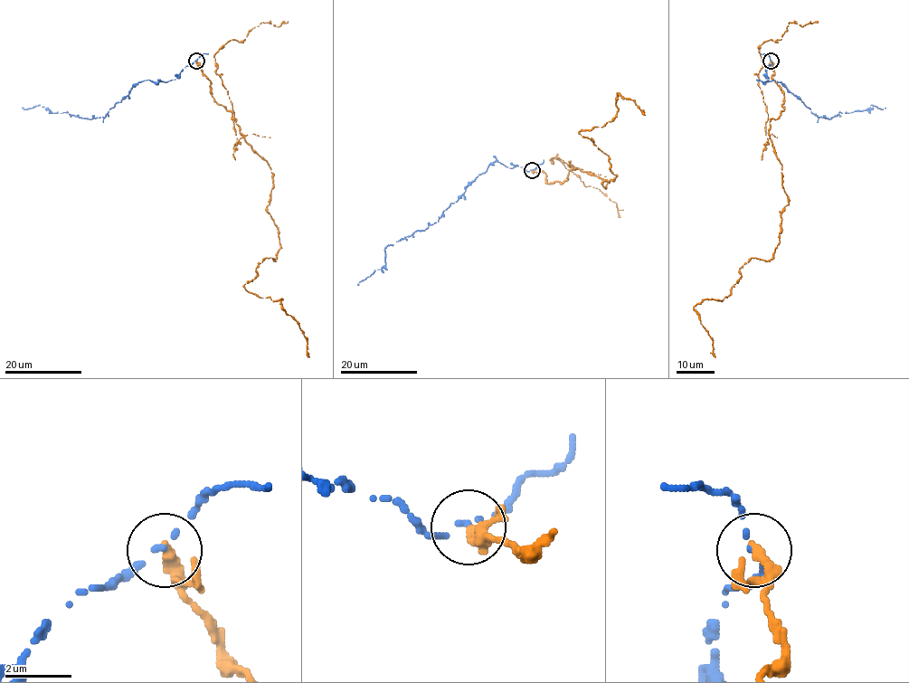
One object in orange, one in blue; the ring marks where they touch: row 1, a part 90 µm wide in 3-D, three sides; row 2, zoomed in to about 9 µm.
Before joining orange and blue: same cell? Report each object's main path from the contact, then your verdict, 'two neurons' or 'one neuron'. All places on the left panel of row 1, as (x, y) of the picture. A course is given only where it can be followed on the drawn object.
orange runs (196, 61), (269, 166), (267, 212), (280, 245), (244, 286), (282, 299), (309, 356); blue runs (196, 61), (175, 80), (138, 82), (104, 117), (90, 119), (49, 113), (40, 105), (22, 107); two neurons

